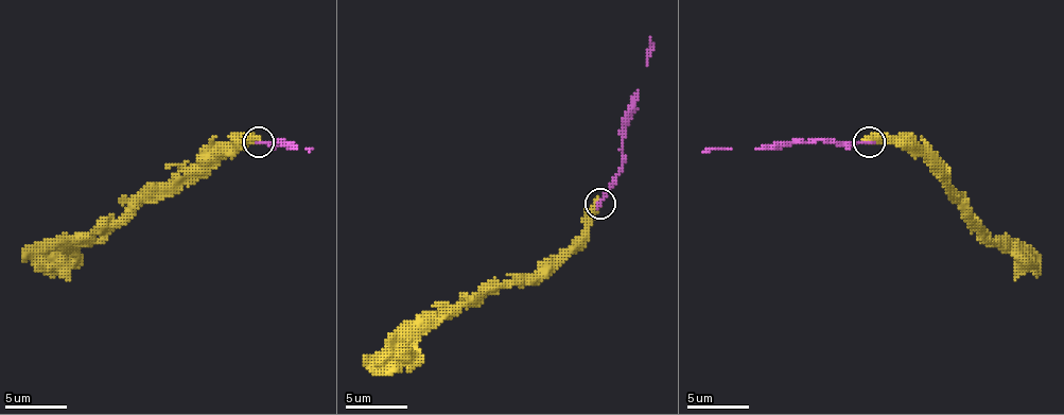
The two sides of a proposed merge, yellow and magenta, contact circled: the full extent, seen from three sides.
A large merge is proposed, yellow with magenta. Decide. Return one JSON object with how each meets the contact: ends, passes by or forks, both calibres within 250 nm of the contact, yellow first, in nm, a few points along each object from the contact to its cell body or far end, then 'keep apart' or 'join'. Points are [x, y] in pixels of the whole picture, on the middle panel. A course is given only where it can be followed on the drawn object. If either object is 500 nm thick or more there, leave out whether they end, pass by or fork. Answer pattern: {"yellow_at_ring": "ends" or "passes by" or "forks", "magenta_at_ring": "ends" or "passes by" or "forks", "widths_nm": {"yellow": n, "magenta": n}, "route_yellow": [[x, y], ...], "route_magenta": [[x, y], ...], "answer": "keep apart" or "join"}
{"widths_nm": {"yellow": 500, "magenta": 200}, "route_yellow": [[600, 203], [575, 243], [522, 280], [482, 287], [457, 312], [445, 312], [429, 327], [404, 327], [364, 362]], "route_magenta": [[600, 203], [623, 166], [623, 118], [647, 66], [650, 37]], "answer": "keep apart"}

